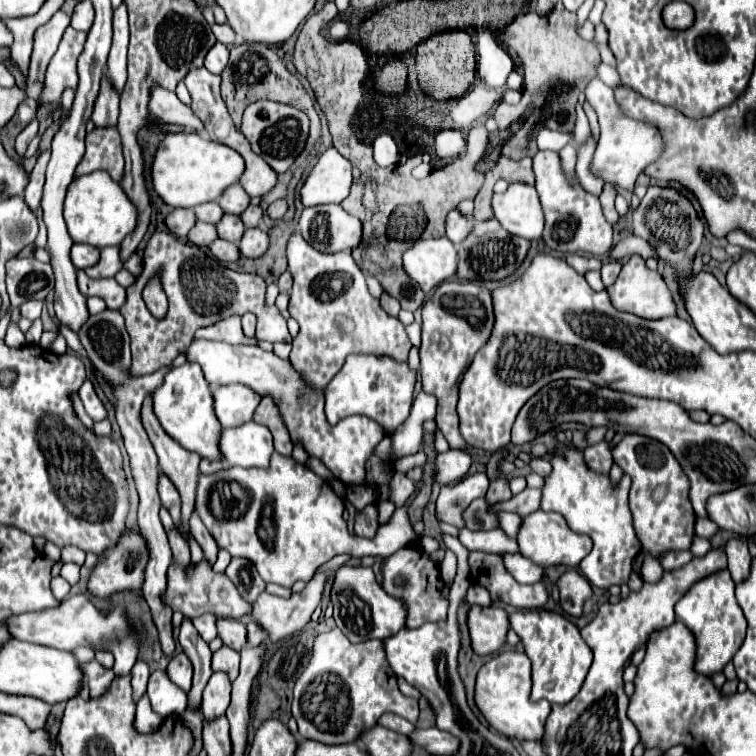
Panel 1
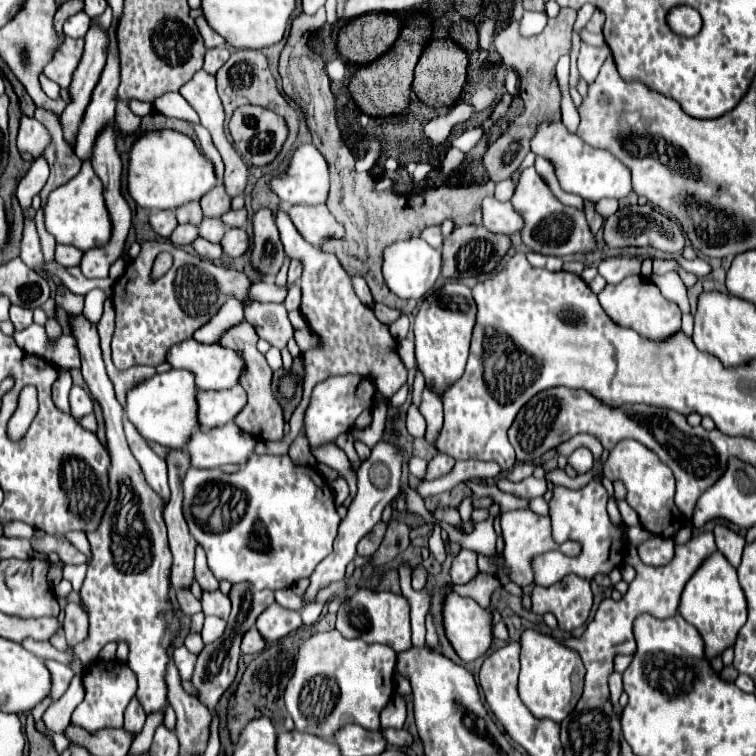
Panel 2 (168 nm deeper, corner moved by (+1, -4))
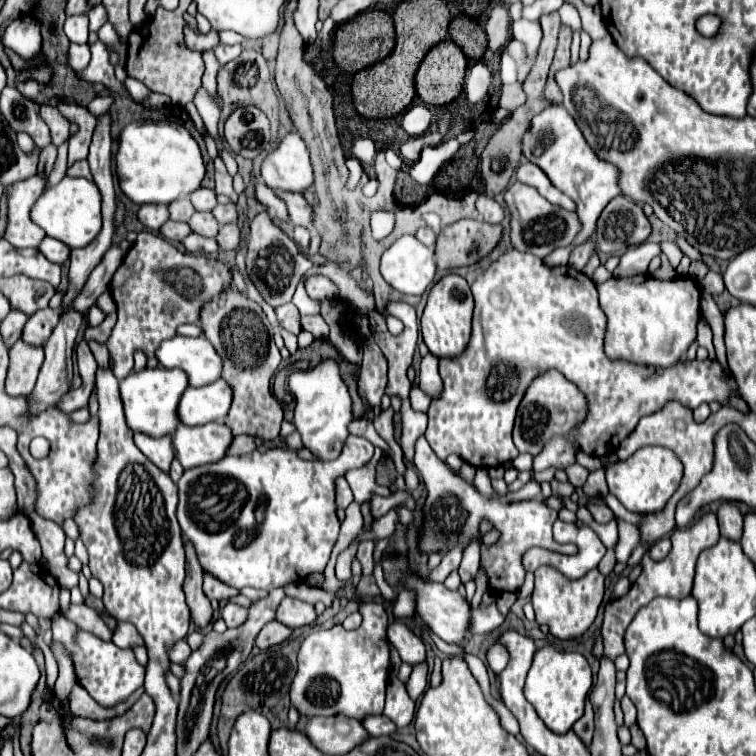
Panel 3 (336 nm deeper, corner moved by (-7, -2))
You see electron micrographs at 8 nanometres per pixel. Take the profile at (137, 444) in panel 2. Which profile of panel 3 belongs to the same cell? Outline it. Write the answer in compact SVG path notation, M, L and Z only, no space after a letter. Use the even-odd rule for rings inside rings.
M134 432L134 442L140 448L140 452L154 462L160 470L168 472L170 470L170 462L174 458L174 450L172 450L172 436L162 436L162 438L150 438L142 432Z

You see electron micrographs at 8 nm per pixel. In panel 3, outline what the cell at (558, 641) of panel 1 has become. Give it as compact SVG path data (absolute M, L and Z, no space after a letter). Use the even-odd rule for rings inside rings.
M544 646L536 652L534 664L528 672L524 696L538 712L538 718L554 734L566 734L574 722L584 714L584 702L592 688L592 672L582 654L558 652L552 646Z

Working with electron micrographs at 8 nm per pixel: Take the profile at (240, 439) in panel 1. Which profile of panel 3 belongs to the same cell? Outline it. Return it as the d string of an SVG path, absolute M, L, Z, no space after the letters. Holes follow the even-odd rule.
M208 422L194 428L180 424L172 434L174 456L184 468L218 462L224 458L230 440L232 434L222 422Z

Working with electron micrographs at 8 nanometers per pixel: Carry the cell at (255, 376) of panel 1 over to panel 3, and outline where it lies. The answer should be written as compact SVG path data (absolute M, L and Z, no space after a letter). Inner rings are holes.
M176 336L160 342L156 358L164 368L182 368L190 386L204 386L220 378L222 362L206 338Z

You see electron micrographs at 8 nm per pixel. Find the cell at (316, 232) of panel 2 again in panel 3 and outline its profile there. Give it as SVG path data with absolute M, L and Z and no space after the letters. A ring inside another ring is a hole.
M276 190L276 194L286 202L286 208L288 208L288 214L290 214L290 222L294 226L312 228L312 208L310 208L310 204L304 200L304 196L300 192Z

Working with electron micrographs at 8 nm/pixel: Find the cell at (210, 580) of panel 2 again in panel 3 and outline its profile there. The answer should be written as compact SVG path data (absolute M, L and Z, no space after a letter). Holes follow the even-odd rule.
M210 574L204 576L204 594L210 598L210 600L230 600L234 596L238 596L240 592L236 588L230 588L226 584L222 584L220 580L212 578Z

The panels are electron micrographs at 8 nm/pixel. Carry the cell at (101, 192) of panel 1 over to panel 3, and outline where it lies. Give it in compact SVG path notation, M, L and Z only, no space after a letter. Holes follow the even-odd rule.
M64 176L56 186L50 186L32 206L30 220L38 224L46 236L64 242L68 248L84 248L88 246L102 228L102 214L100 214L100 192L94 182L86 178L72 178Z

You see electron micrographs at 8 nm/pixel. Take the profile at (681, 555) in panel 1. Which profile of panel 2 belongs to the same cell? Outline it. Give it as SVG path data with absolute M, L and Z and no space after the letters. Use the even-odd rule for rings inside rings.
M652 536L638 546L638 554L640 560L648 566L666 566L674 558L674 542L660 536Z

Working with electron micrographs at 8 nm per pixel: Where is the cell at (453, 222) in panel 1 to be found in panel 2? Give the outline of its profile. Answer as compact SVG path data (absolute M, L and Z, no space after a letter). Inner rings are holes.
M430 226L430 228L426 228L424 232L422 232L422 238L428 242L428 244L432 244L434 248L442 248L442 228L440 226Z

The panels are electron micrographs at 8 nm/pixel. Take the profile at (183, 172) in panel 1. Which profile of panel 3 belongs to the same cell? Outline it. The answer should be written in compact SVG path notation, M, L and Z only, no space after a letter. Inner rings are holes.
M130 122L120 132L116 152L116 176L122 192L134 204L170 204L172 200L184 198L204 178L204 162L200 148L192 134L172 122Z

